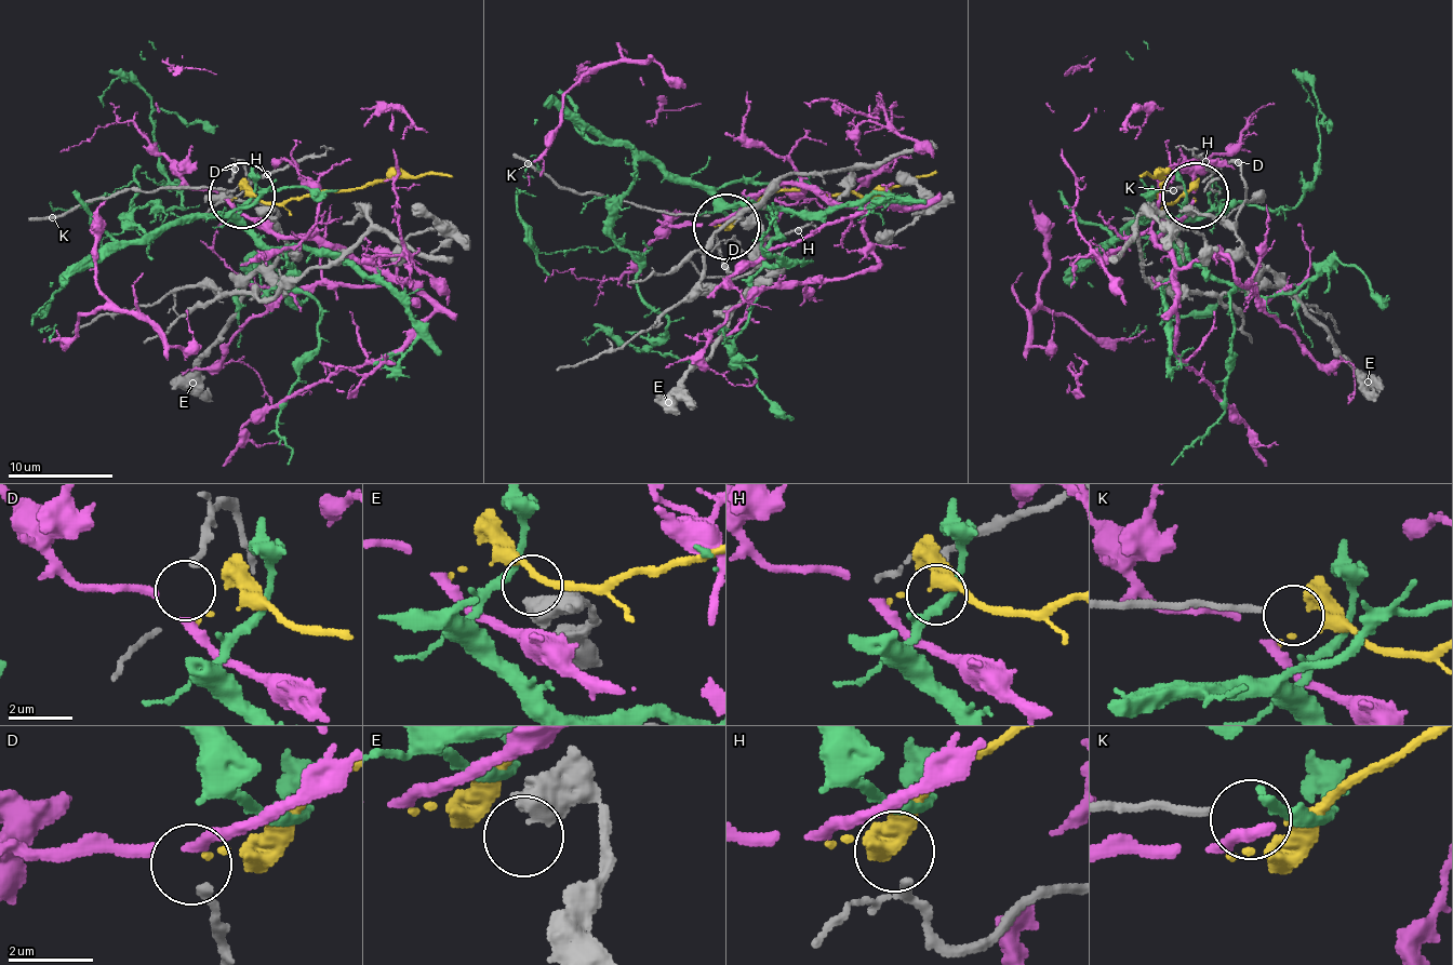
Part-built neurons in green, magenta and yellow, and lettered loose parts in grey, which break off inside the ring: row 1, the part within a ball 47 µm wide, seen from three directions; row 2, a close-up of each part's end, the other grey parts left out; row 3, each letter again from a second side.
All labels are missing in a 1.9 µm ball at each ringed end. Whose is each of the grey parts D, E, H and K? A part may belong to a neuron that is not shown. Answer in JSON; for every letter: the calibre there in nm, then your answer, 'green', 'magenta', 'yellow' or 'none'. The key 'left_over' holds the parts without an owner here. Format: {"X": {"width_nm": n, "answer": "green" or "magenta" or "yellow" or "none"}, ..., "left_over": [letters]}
{"D": {"width_nm": 200, "answer": "magenta"}, "E": {"width_nm": 800, "answer": "none"}, "H": {"width_nm": 140, "answer": "green"}, "K": {"width_nm": 200, "answer": "yellow"}, "left_over": ["E"]}

